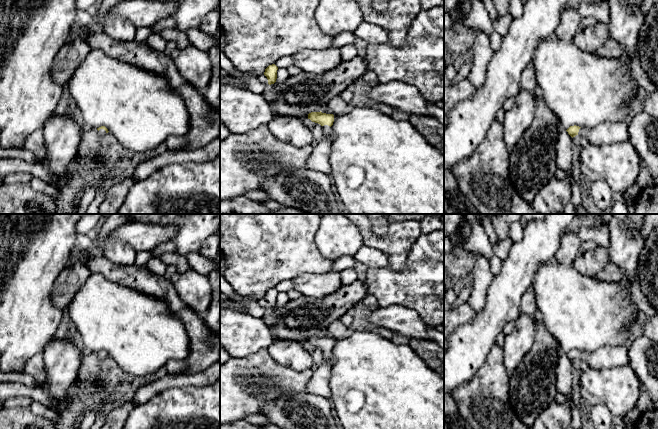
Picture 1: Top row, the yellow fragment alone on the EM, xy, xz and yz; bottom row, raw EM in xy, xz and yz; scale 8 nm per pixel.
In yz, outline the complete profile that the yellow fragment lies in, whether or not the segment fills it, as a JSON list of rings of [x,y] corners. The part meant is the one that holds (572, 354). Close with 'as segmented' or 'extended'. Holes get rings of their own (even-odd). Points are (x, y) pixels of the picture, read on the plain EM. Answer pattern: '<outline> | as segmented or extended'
[[[603,346],[598,350],[588,353],[579,350],[570,350],[567,354],[573,362],[576,359],[585,361],[589,368],[604,369],[630,365],[628,358],[628,346]]] | extended

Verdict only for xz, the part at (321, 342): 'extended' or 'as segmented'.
extended

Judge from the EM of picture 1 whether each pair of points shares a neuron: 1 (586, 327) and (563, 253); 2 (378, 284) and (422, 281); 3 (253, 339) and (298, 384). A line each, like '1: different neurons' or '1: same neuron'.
1: different neurons
2: same neuron
3: different neurons

